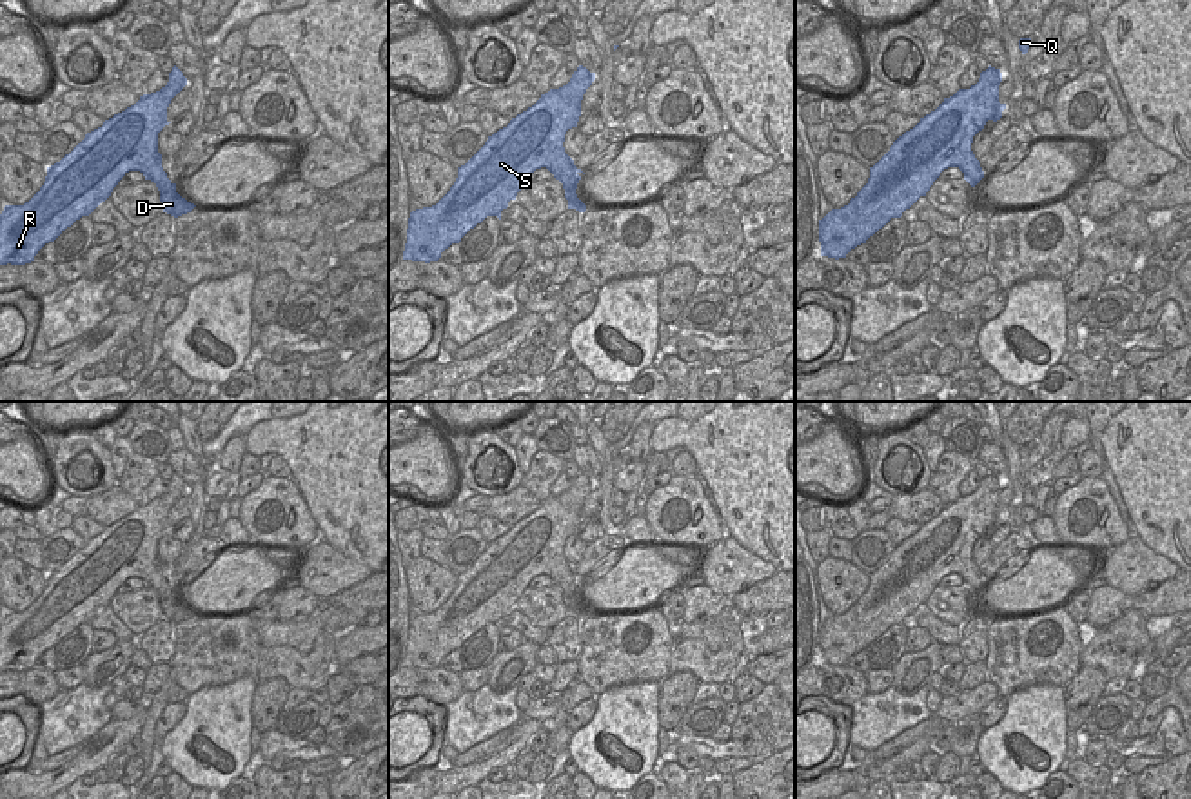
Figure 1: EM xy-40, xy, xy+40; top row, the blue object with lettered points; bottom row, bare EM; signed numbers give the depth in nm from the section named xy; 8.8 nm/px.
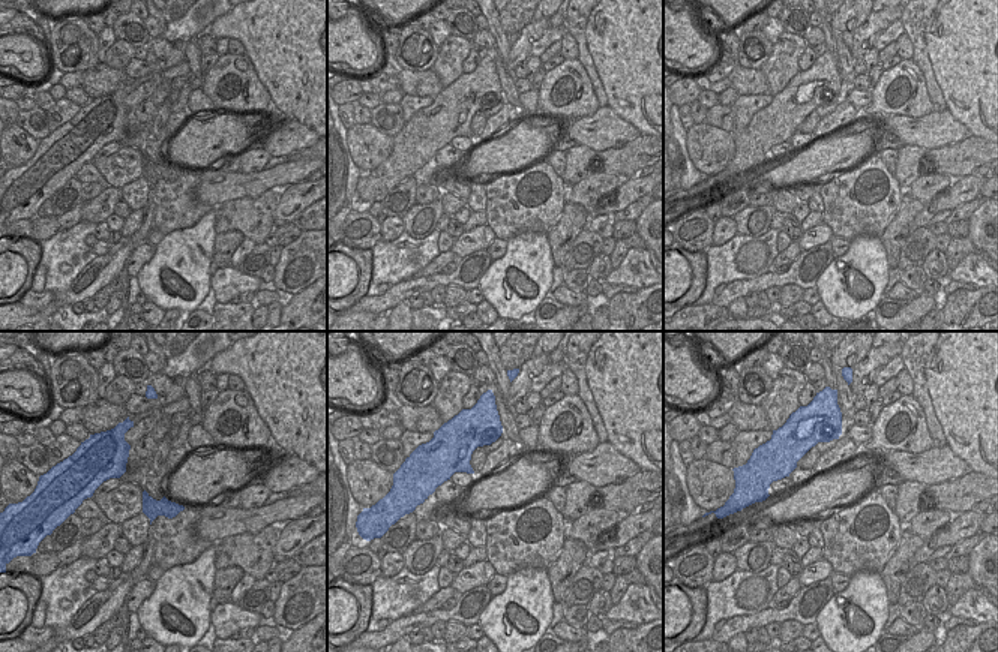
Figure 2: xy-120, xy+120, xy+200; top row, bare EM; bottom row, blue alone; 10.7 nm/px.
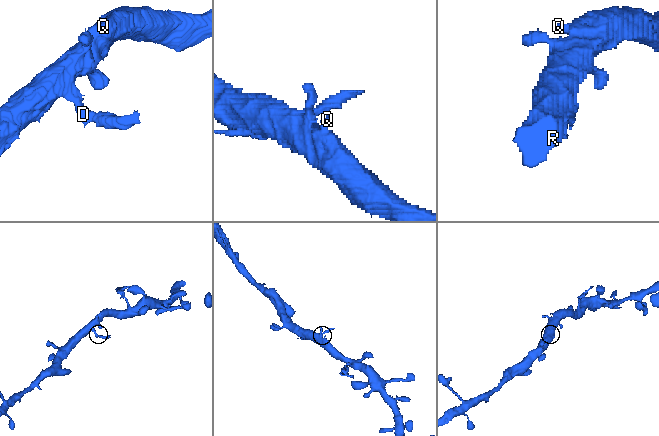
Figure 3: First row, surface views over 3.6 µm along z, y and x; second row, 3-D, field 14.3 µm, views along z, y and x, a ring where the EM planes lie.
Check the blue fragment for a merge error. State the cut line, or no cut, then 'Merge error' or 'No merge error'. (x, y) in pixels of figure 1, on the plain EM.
No split. No merge error.

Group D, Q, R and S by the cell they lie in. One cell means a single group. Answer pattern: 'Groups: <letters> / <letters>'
Groups: D Q R S.

